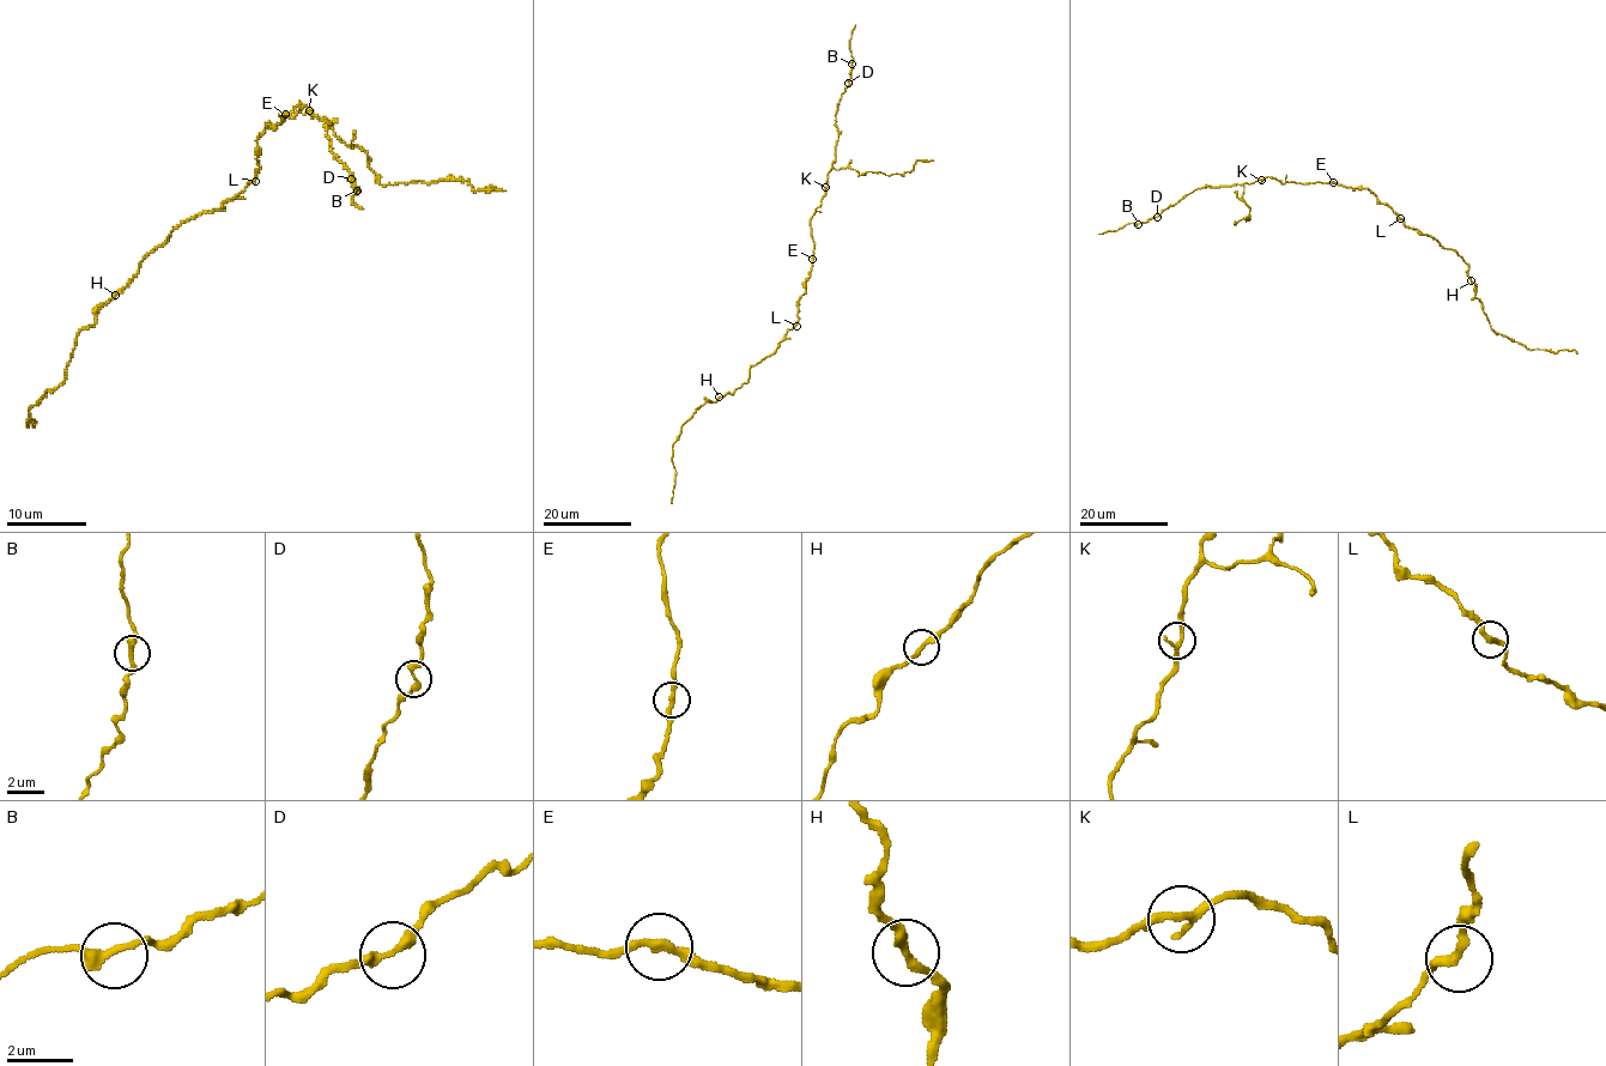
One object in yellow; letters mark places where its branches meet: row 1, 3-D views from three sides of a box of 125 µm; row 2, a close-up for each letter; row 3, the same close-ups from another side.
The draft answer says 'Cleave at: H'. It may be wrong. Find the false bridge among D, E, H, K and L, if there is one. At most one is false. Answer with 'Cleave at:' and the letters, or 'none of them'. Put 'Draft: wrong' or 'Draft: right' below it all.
Cleave at: none of them
Draft: wrong

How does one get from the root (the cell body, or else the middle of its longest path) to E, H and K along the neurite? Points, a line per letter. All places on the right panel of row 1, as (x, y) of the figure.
E: (1381, 203), (1365, 188), (1333, 182)
H: (1381, 203), (1406, 226), (1454, 249), (1467, 264), (1471, 280)
K: (1381, 203), (1365, 188), (1331, 182), (1282, 183), (1268, 176), (1261, 180)

